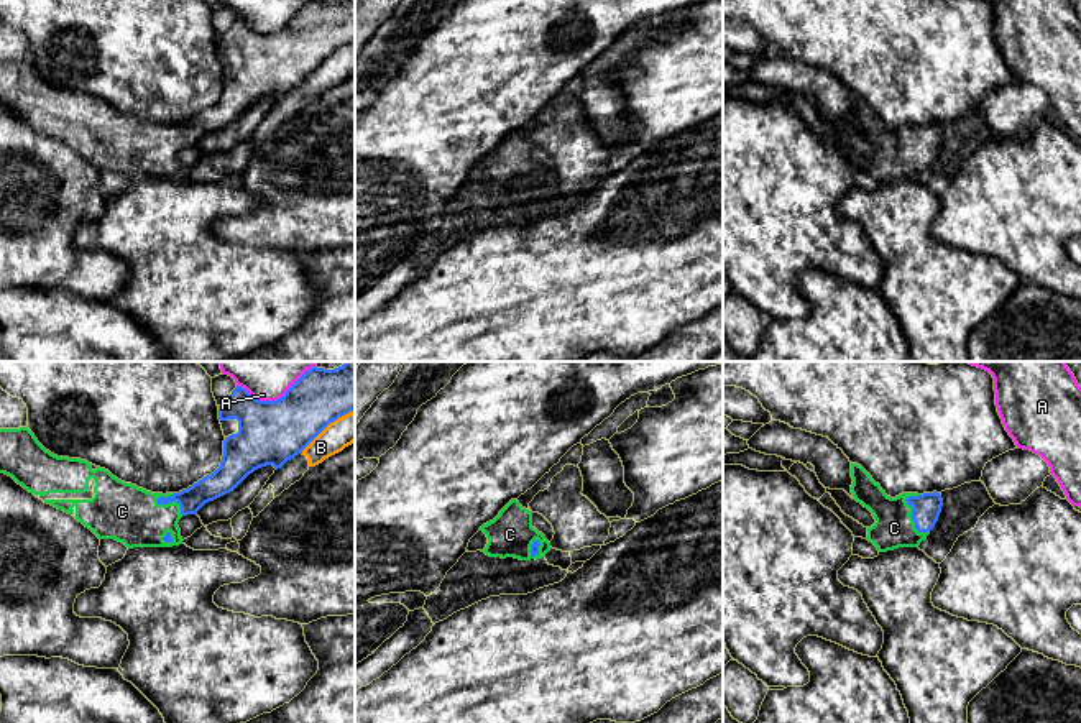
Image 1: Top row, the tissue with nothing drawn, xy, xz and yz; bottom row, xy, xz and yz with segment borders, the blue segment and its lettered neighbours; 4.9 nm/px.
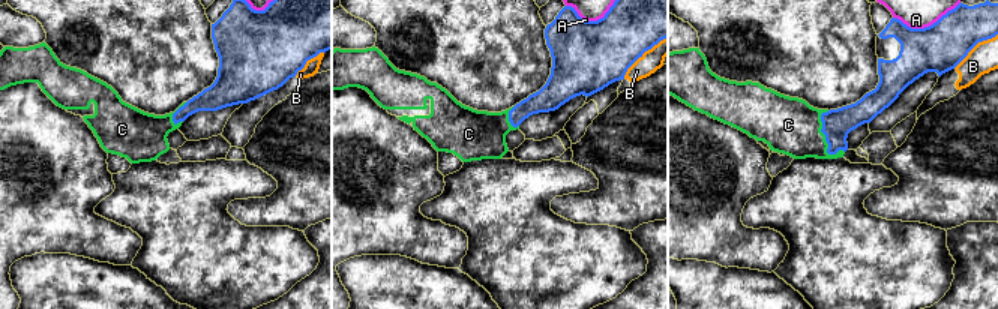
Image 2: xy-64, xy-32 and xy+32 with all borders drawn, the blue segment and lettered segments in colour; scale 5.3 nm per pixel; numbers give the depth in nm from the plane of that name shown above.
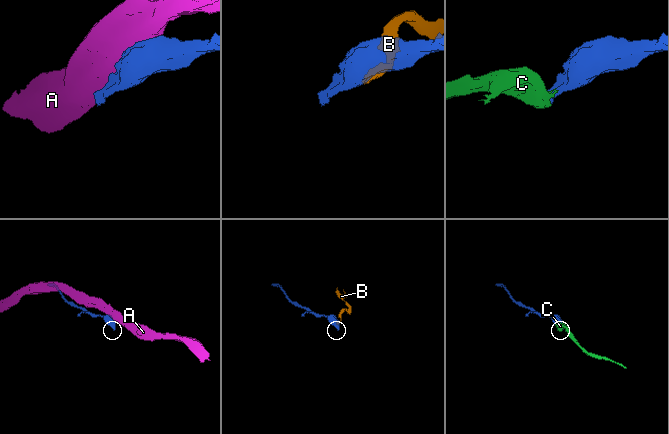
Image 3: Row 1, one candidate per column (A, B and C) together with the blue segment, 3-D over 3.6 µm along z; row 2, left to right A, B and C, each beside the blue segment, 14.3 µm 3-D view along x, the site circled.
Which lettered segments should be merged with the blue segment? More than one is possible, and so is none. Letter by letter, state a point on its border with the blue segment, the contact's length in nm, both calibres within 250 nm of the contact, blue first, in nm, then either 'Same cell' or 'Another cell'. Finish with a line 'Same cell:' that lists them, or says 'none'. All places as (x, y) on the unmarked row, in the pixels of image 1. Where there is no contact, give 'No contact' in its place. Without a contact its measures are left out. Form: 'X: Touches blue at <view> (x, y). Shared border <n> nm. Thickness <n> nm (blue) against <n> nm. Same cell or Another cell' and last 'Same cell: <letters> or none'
A: Touches blue at xy (273, 33). Shared border 380 nm. Thickness 320 nm (blue) against 160 nm. Another cell
B: Touches blue at xy (327, 56). Shared border 340 nm. Thickness 300 nm (blue) against 140 nm. Another cell
C: Touches blue at yz (912, 150). Shared border 220 nm. Thickness 140 nm (blue) against 200 nm. Same cell
Same cell: C

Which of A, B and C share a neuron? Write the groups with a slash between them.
A / B / C

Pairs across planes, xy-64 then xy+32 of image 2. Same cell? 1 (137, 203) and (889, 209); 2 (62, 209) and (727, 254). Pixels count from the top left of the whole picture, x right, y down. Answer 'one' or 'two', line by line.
1: two
2: one

